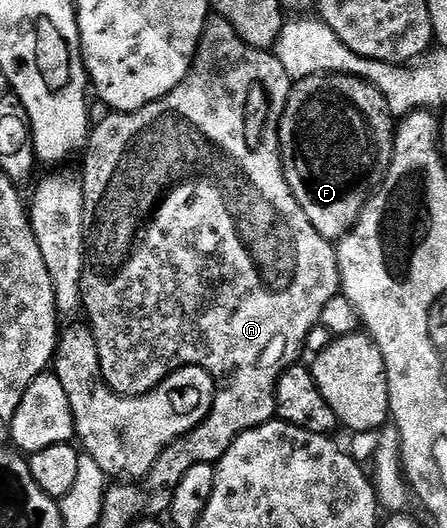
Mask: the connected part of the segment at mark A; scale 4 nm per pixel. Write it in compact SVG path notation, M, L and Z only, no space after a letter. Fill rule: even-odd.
M216 19L211 22L210 27L205 28L204 36L200 39L200 45L196 48L196 57L192 61L190 71L196 73L188 73L179 83L178 87L174 87L174 91L170 91L165 97L160 97L154 103L150 103L146 107L142 107L137 113L117 113L109 112L108 118L101 123L100 126L91 130L90 136L86 141L84 153L84 174L82 180L84 183L84 236L86 238L86 248L84 251L84 275L82 278L82 306L88 312L86 318L87 324L90 326L94 339L96 340L95 354L100 359L100 375L104 378L104 382L108 384L108 388L120 394L121 397L139 397L141 393L149 393L150 390L157 385L159 381L169 380L172 372L175 369L180 369L184 365L201 365L204 370L210 375L216 373L214 380L224 377L224 385L228 385L228 389L232 389L232 401L228 405L232 405L232 409L238 407L238 411L226 411L224 401L220 401L220 407L216 409L216 415L210 419L206 419L191 432L184 437L175 441L173 445L168 445L167 448L161 450L155 459L155 463L146 475L144 483L146 483L152 496L158 498L158 503L162 509L167 508L172 499L172 492L183 478L183 475L192 467L198 464L215 464L224 457L226 451L232 446L233 439L239 433L244 433L248 429L254 429L266 422L273 420L276 414L276 383L280 380L280 374L291 365L297 364L301 360L300 352L303 354L306 349L306 342L310 331L315 325L320 324L320 316L322 315L322 307L326 307L326 303L330 303L330 299L334 299L341 292L340 287L340 268L338 267L338 259L336 258L336 245L333 242L327 241L317 229L310 223L310 219L306 219L304 208L298 203L298 199L294 199L294 195L290 191L288 181L284 177L284 163L280 159L280 126L278 121L278 101L276 105L276 93L272 89L268 89L268 81L285 81L289 80L286 67L282 67L282 63L276 58L275 52L266 49L255 49L252 45L247 45L242 38L237 37L232 31L231 25L223 20Z

